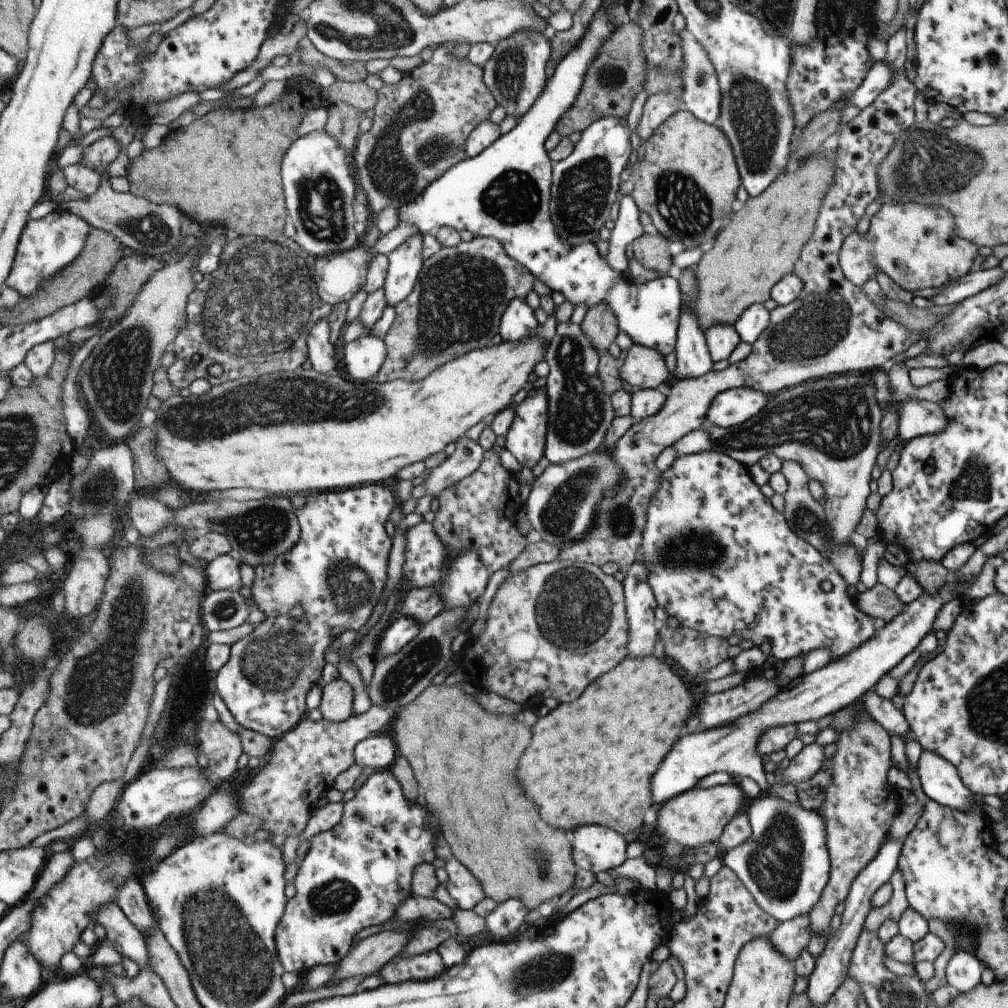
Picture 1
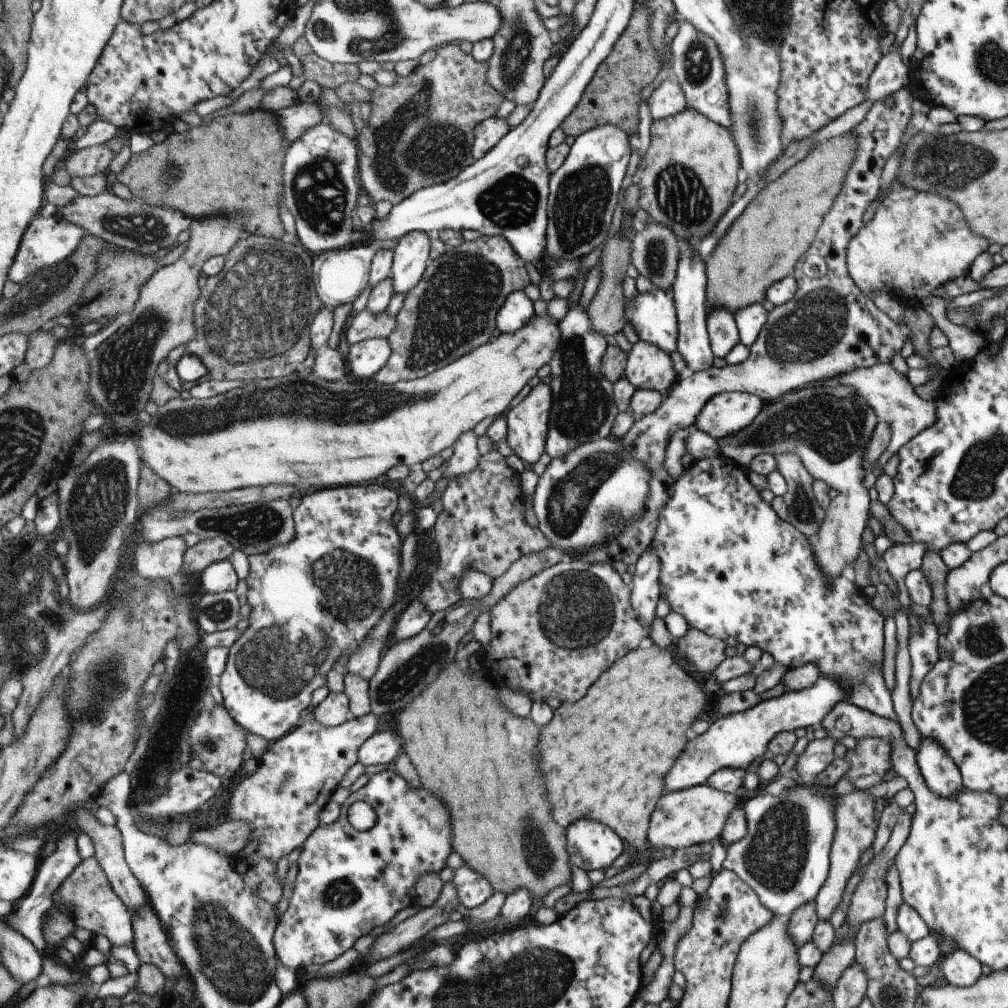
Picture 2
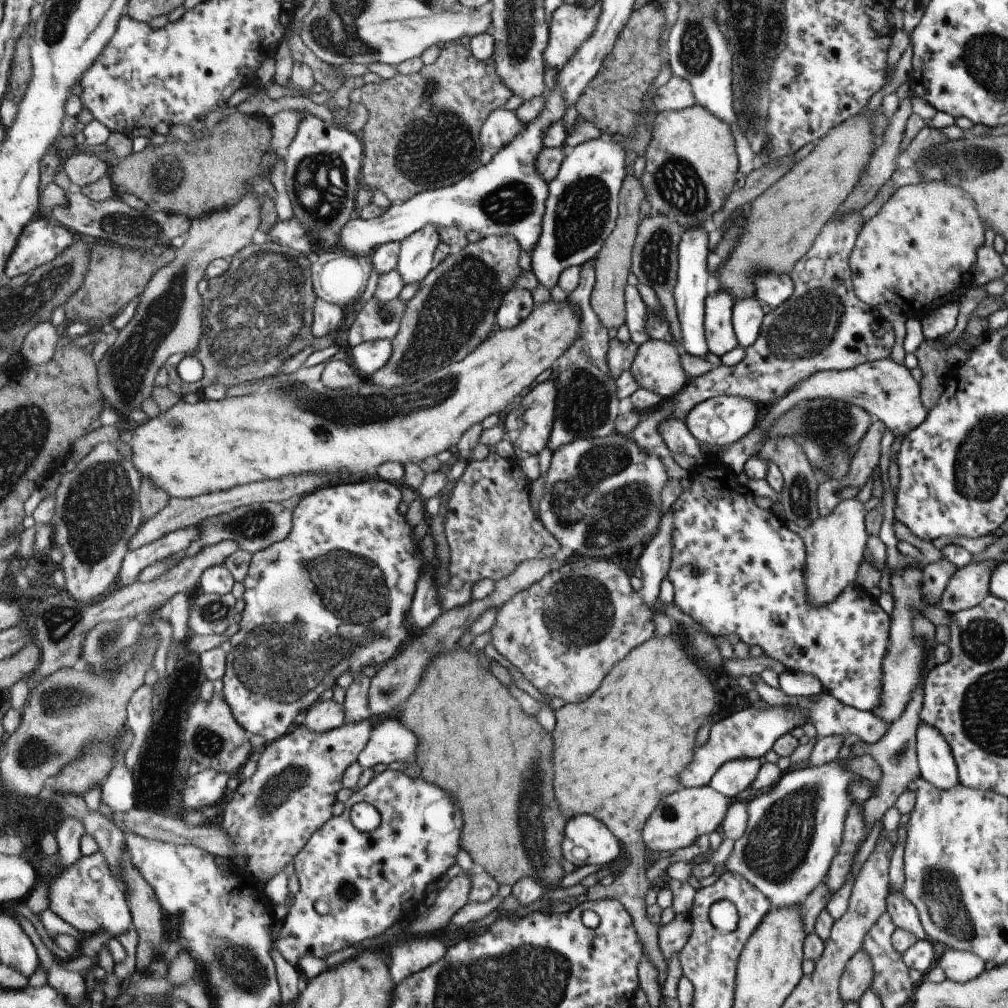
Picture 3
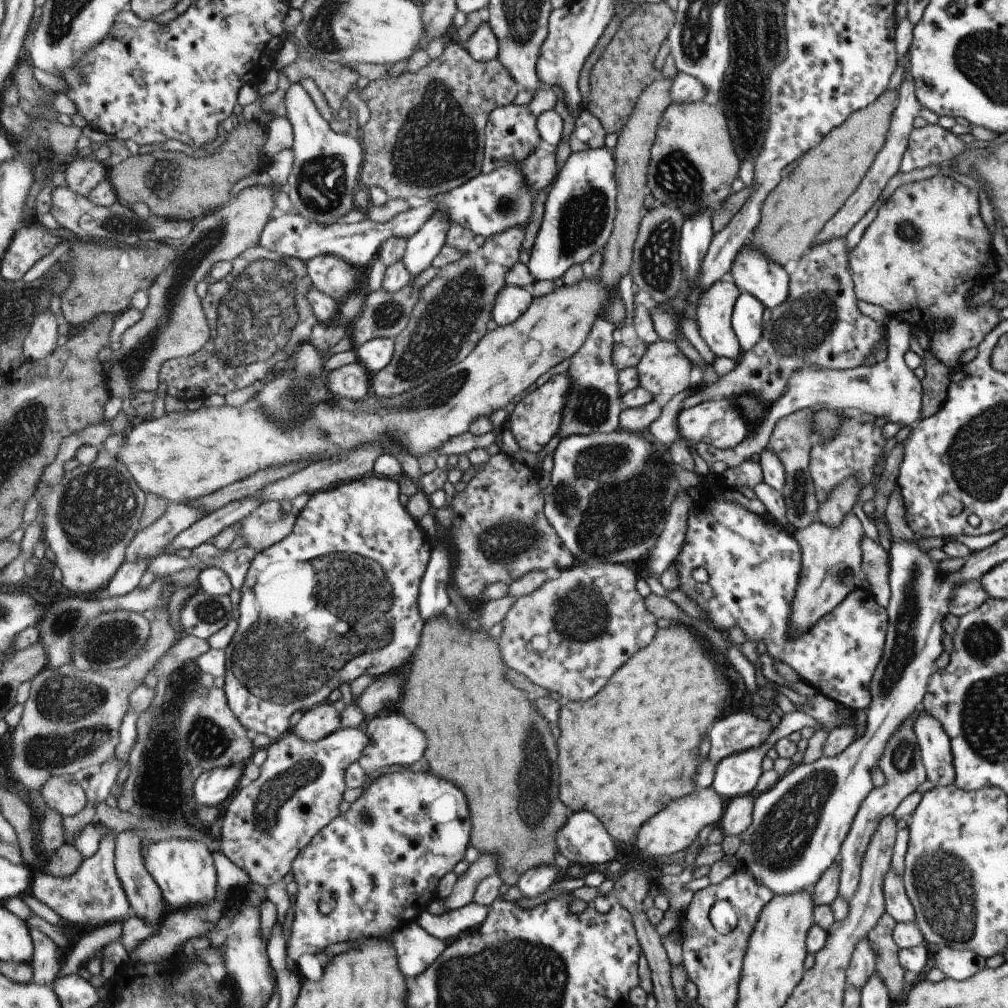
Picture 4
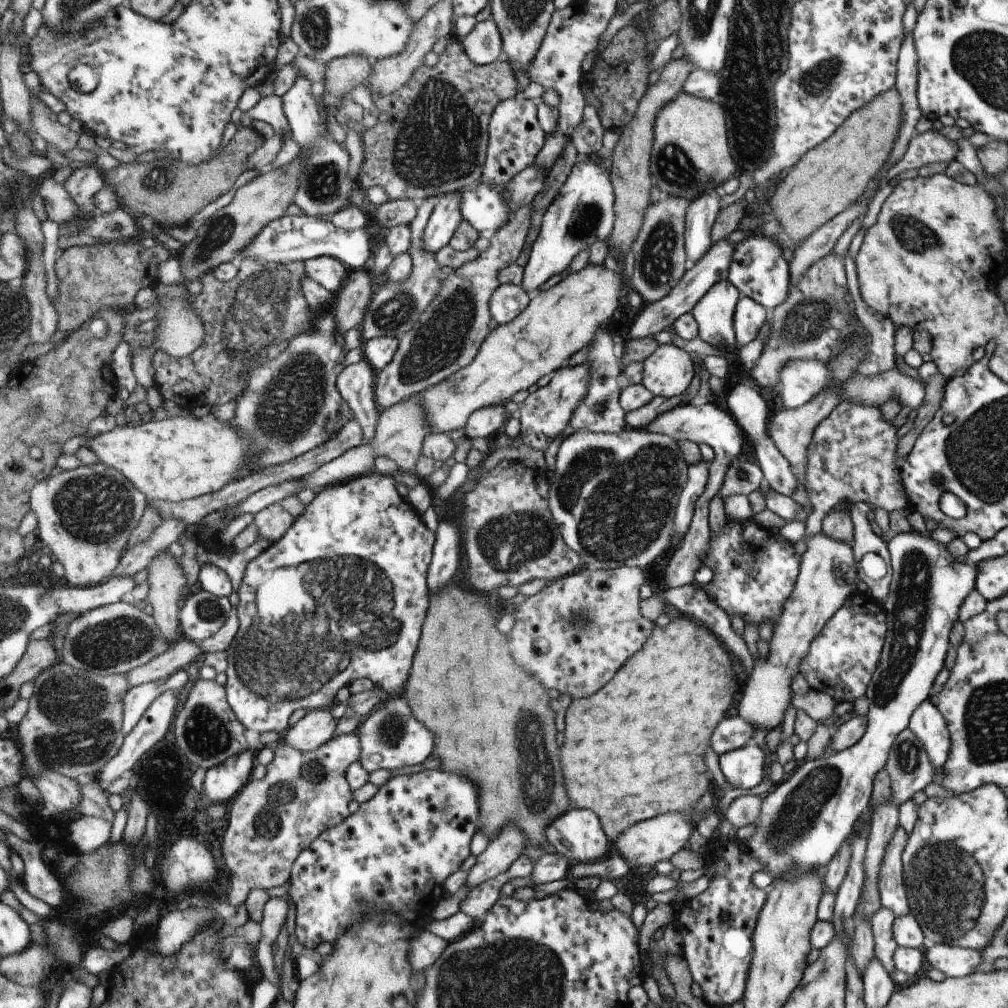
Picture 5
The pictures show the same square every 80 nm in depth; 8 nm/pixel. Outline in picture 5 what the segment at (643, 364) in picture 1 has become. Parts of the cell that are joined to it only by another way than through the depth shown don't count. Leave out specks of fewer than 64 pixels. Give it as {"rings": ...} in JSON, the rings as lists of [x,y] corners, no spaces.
{"rings":[[[671,343],[659,344],[642,363],[640,383],[653,397],[681,395],[693,380],[691,356]]]}

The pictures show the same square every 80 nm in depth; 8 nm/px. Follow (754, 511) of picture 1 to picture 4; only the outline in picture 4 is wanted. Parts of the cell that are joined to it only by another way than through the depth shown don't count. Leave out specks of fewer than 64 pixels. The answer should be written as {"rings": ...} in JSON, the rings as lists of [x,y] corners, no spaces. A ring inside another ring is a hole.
{"rings":[[[716,474],[711,485],[705,482],[699,487],[701,499],[698,504],[693,506],[690,502],[683,546],[673,560],[679,577],[678,589],[693,599],[714,625],[717,624],[723,630],[739,626],[745,632],[745,638],[755,642],[763,640],[772,660],[783,661],[790,666],[800,676],[800,680],[813,687],[817,694],[826,696],[837,704],[845,704],[852,712],[865,710],[870,701],[868,686],[871,675],[881,660],[884,647],[884,634],[888,625],[886,610],[873,600],[866,589],[853,589],[806,633],[793,638],[787,619],[797,586],[801,549],[791,535],[780,530],[779,524],[775,525],[763,516],[729,503],[724,498],[728,489],[721,474]],[[698,566],[703,567],[708,574],[708,580],[703,584],[695,582],[691,577],[691,570]]]}

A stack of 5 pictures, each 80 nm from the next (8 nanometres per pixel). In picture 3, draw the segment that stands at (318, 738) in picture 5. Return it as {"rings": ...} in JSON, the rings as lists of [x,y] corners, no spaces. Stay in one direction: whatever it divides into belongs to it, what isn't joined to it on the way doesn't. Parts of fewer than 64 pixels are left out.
{"rings":[[[320,701],[307,713],[301,726],[314,733],[326,733],[345,724],[346,710],[344,705],[330,701]]]}

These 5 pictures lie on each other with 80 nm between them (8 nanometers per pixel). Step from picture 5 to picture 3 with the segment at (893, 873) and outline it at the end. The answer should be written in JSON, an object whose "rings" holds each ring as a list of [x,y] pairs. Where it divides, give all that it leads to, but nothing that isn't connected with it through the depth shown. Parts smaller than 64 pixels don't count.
{"rings":[[[889,886],[886,894],[886,913],[895,927],[912,932],[918,939],[925,938],[915,907],[899,891],[889,891]]]}

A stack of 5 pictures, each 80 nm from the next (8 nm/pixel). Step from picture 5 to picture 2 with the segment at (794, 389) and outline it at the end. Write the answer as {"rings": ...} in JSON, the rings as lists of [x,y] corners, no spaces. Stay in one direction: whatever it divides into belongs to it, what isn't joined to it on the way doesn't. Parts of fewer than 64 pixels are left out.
{"rings":[[[877,363],[867,368],[853,369],[829,379],[817,381],[814,384],[822,384],[823,387],[851,387],[855,397],[862,397],[869,405],[869,408],[874,410],[878,420],[889,425],[890,441],[879,458],[882,463],[892,453],[898,452],[898,448],[904,442],[915,436],[921,429],[927,428],[931,423],[934,423],[935,411],[932,402],[921,400],[908,378],[895,371],[889,363]]]}

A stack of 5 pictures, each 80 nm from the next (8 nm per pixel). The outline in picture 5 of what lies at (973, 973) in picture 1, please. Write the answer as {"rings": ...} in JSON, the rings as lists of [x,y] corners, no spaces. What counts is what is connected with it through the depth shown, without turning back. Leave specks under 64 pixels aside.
{"rings":[[[935,944],[922,950],[924,960],[932,968],[943,972],[947,977],[964,977],[983,960],[979,950],[950,944]]]}

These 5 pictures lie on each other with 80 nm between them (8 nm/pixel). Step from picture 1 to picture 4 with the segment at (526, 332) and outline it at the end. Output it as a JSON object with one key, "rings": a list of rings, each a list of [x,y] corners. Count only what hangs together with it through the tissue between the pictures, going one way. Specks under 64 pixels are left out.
{"rings":[[[509,285],[503,287],[492,310],[493,325],[513,324],[528,311],[533,299],[530,288]]]}

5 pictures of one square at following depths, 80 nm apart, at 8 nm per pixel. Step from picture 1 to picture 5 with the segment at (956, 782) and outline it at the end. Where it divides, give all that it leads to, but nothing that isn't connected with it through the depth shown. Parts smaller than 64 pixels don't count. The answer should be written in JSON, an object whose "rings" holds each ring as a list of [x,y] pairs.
{"rings":[[[925,699],[910,714],[907,728],[923,745],[934,766],[934,778],[939,780],[950,745],[943,716],[929,699]]]}

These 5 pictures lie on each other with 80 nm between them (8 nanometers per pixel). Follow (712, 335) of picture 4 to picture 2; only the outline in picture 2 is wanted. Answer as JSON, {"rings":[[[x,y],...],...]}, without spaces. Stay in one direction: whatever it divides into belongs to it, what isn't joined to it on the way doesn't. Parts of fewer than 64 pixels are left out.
{"rings":[[[713,307],[706,312],[705,322],[712,355],[724,358],[738,343],[738,332],[732,312],[725,307]]]}

